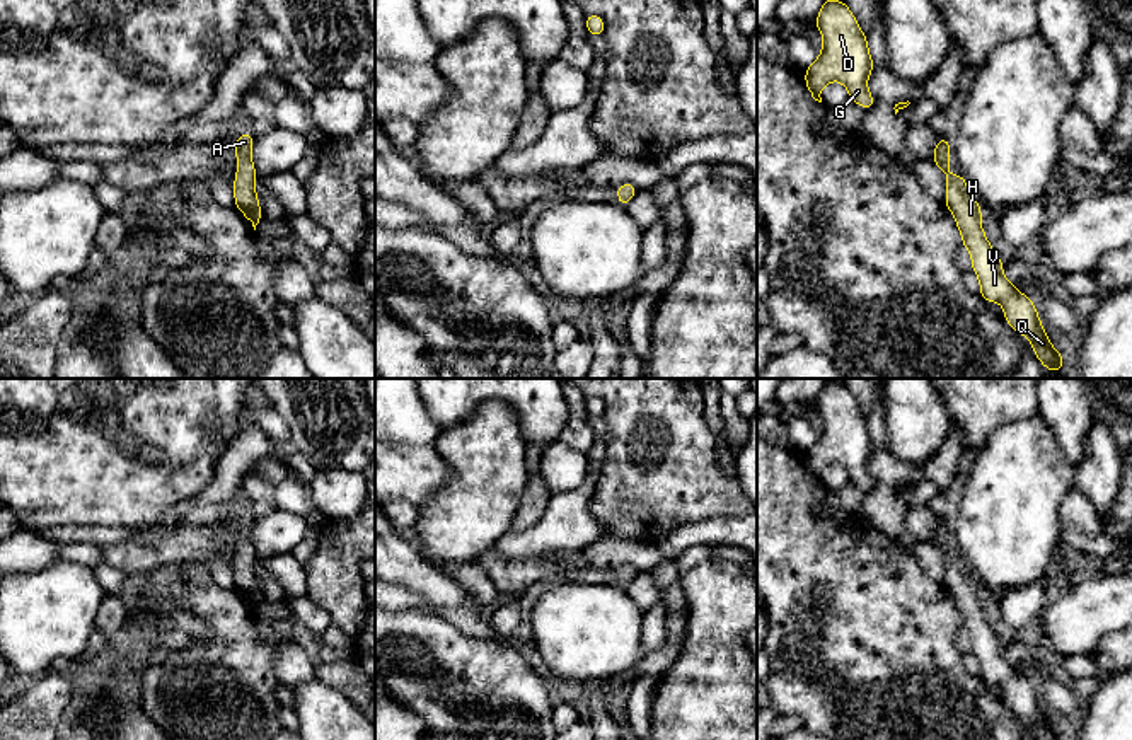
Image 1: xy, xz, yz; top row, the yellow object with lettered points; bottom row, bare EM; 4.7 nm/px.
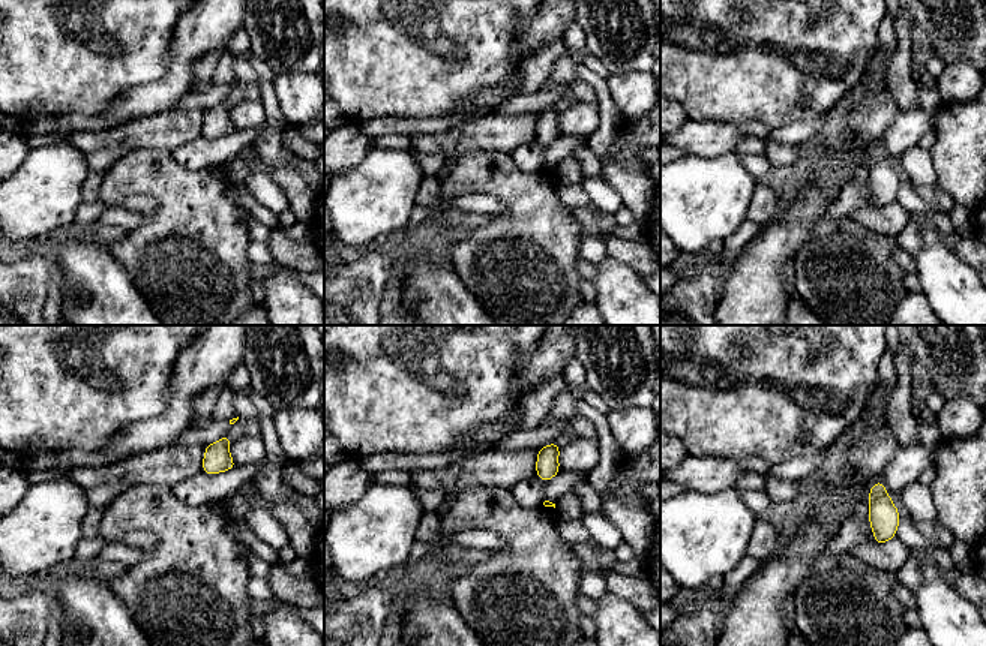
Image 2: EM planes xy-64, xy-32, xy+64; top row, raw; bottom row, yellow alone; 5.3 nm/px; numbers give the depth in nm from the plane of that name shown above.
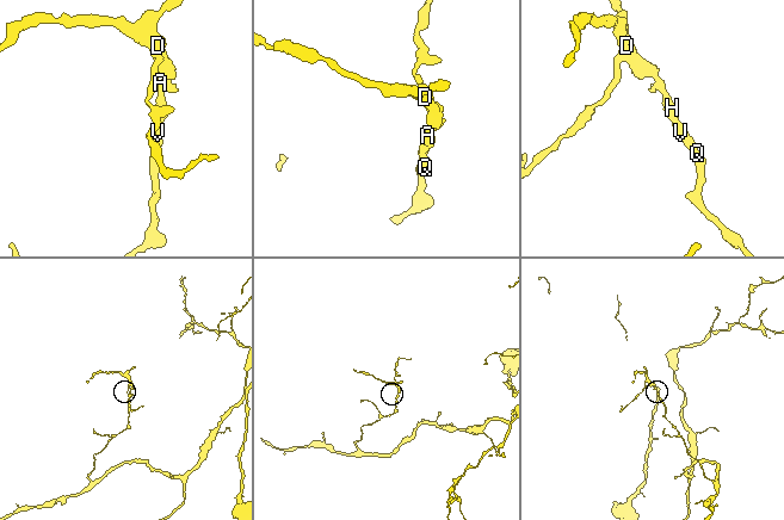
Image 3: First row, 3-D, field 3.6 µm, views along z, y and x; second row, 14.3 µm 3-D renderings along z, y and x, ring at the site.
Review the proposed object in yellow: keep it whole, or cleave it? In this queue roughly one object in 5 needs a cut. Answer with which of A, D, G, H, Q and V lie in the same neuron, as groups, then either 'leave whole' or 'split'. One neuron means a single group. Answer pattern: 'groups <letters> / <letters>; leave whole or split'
groups A D G H Q V; leave whole

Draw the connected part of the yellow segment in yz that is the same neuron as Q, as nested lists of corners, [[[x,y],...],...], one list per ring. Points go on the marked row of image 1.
[[[938,138],[931,162],[944,172],[944,205],[955,217],[962,234],[962,246],[970,252],[972,269],[980,283],[980,297],[985,302],[1002,305],[1006,322],[1014,332],[1031,341],[1035,356],[1048,372],[1064,370],[1064,356],[1048,341],[1033,300],[1026,293],[1018,292],[1014,283],[1004,278],[1004,263],[994,252],[980,223],[980,205],[973,199],[965,177],[950,172],[950,155],[950,138]]]

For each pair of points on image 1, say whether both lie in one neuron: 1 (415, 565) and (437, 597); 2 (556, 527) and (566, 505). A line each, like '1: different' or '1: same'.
1: same
2: same

